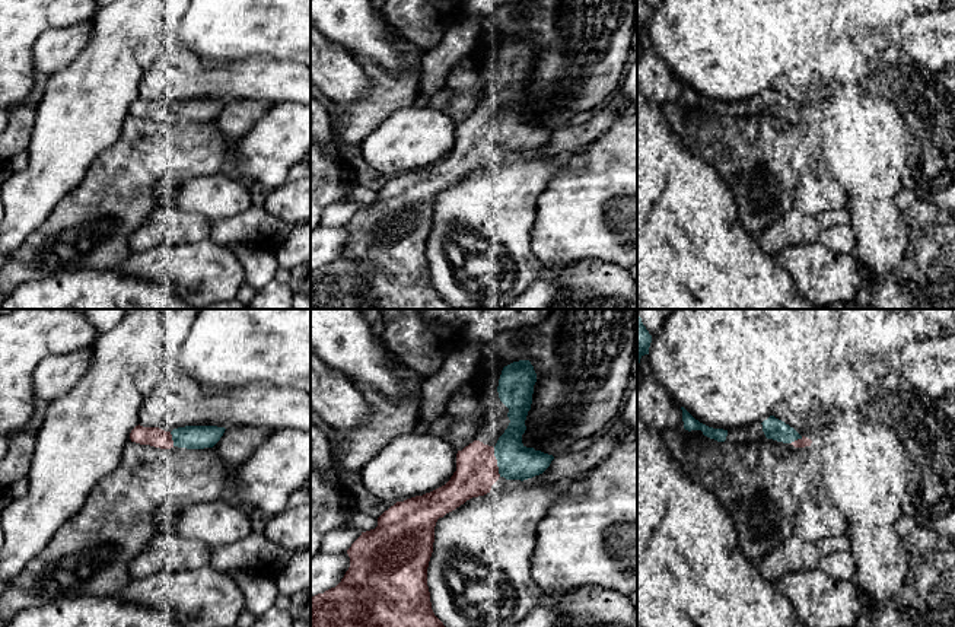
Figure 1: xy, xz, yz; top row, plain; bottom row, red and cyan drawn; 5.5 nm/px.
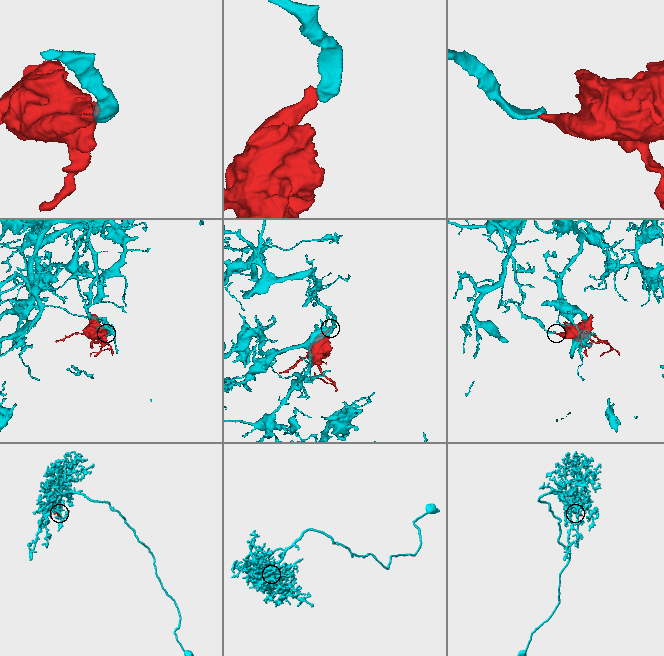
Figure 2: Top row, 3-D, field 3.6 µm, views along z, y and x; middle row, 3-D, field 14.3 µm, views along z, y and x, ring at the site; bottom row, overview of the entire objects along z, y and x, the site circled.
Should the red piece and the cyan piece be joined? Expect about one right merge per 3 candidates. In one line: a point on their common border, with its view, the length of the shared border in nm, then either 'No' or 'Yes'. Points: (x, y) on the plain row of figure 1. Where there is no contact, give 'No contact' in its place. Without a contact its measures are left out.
Touches red at xz (496, 136). Shared border 170 nm. Yes

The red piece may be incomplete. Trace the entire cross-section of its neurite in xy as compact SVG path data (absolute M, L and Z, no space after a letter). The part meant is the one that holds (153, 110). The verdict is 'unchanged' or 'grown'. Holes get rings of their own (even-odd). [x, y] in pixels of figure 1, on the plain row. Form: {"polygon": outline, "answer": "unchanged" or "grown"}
{"polygon": "M136 99L131 106L131 115L150 118L160 122L174 120L187 122L213 121L225 106L225 101L217 99L185 99L165 105L159 101Z", "answer": "grown"}

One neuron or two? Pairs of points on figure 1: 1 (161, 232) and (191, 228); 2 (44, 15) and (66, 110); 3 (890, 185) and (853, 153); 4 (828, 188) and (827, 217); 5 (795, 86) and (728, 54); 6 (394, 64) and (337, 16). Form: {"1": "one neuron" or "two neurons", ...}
{"1": "one neuron", "2": "two neurons", "3": "one neuron", "4": "two neurons", "5": "two neurons", "6": "one neuron"}

